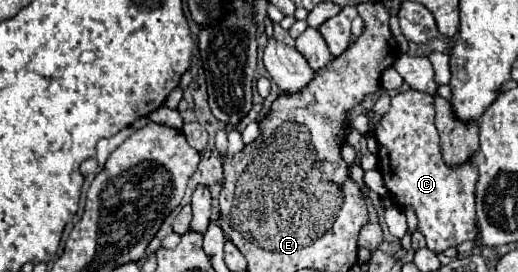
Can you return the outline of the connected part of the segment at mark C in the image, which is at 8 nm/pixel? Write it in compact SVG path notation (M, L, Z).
M416 89L396 93L392 97L390 109L376 123L374 129L378 141L378 157L382 161L382 151L390 161L390 173L382 171L384 185L394 197L394 203L402 209L412 207L418 217L418 231L426 237L428 249L442 253L448 247L458 247L460 243L476 237L476 181L478 169L470 163L462 167L446 167L442 163L440 139L434 127L434 97Z

